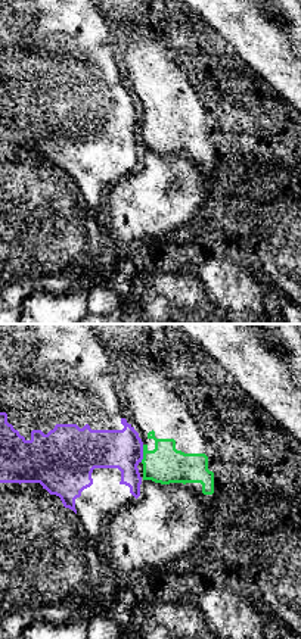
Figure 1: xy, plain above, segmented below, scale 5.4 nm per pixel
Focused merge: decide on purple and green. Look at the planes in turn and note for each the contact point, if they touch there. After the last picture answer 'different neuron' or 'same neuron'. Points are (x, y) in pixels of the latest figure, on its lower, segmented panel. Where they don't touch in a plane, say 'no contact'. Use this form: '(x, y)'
(142, 454)

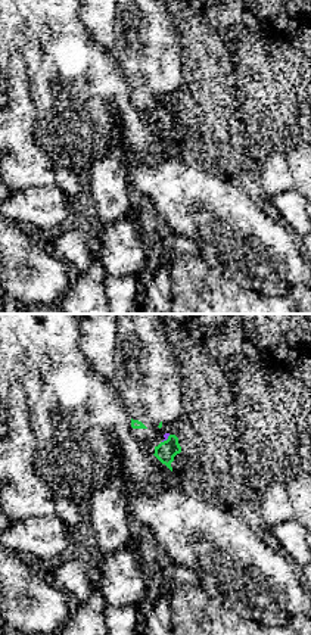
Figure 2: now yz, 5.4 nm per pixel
(165, 439)

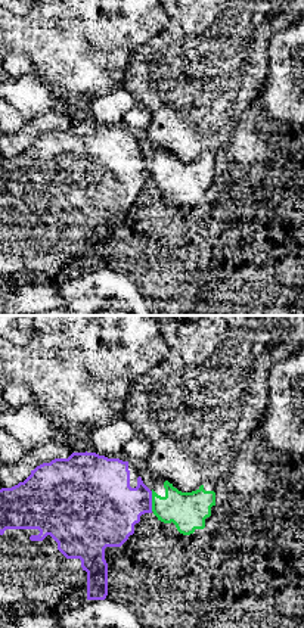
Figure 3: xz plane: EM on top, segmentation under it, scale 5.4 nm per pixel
(151, 501)

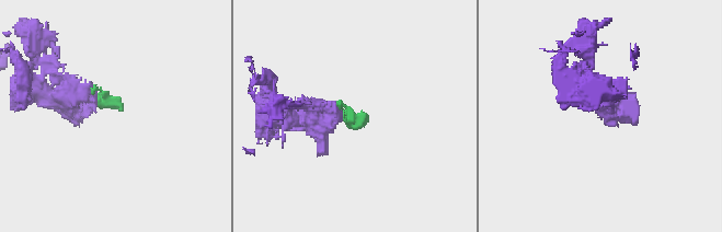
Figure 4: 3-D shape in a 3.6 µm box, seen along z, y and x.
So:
different neuron

